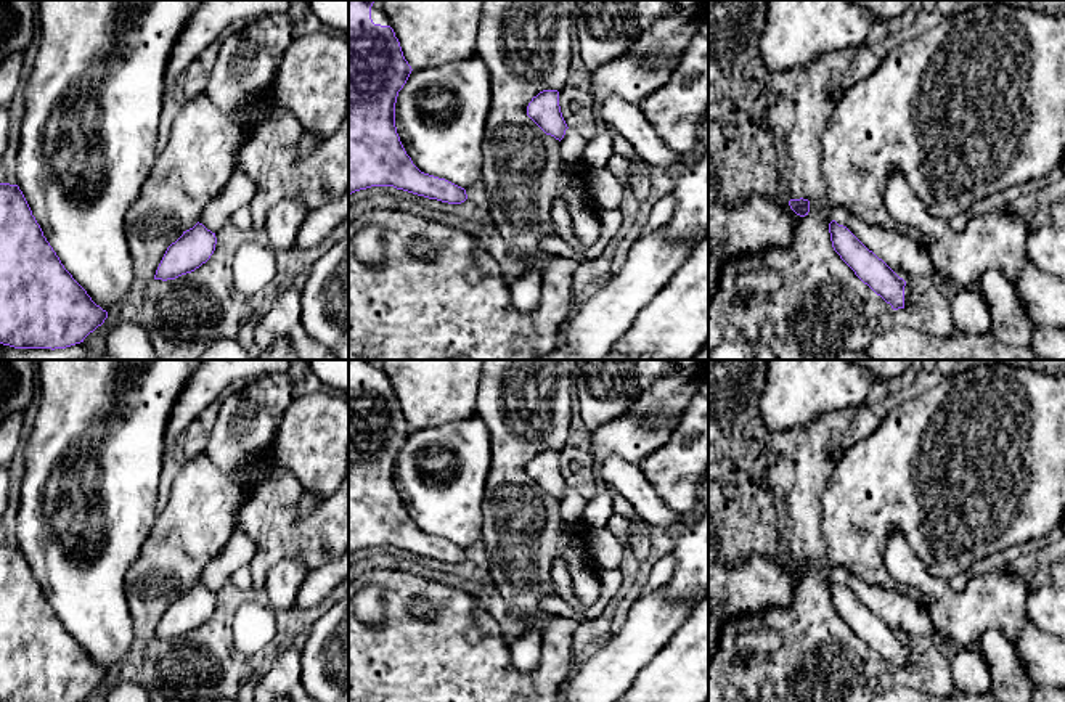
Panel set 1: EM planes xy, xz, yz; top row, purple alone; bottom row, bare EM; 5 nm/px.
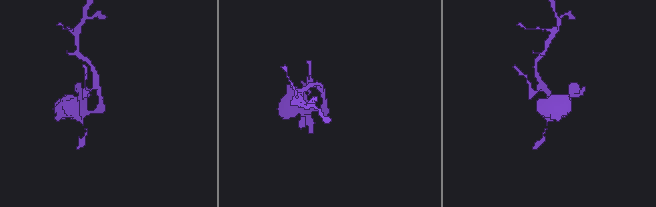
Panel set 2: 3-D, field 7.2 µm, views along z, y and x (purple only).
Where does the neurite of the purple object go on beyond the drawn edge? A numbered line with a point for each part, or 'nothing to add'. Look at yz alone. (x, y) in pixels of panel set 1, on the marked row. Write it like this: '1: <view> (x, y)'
1: yz (909, 297)

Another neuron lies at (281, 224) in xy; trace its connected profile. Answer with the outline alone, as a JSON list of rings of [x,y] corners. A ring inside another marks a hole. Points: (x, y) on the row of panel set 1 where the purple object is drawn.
[[[284,199],[265,217],[263,233],[273,251],[292,249],[297,231],[310,210],[299,199]]]

